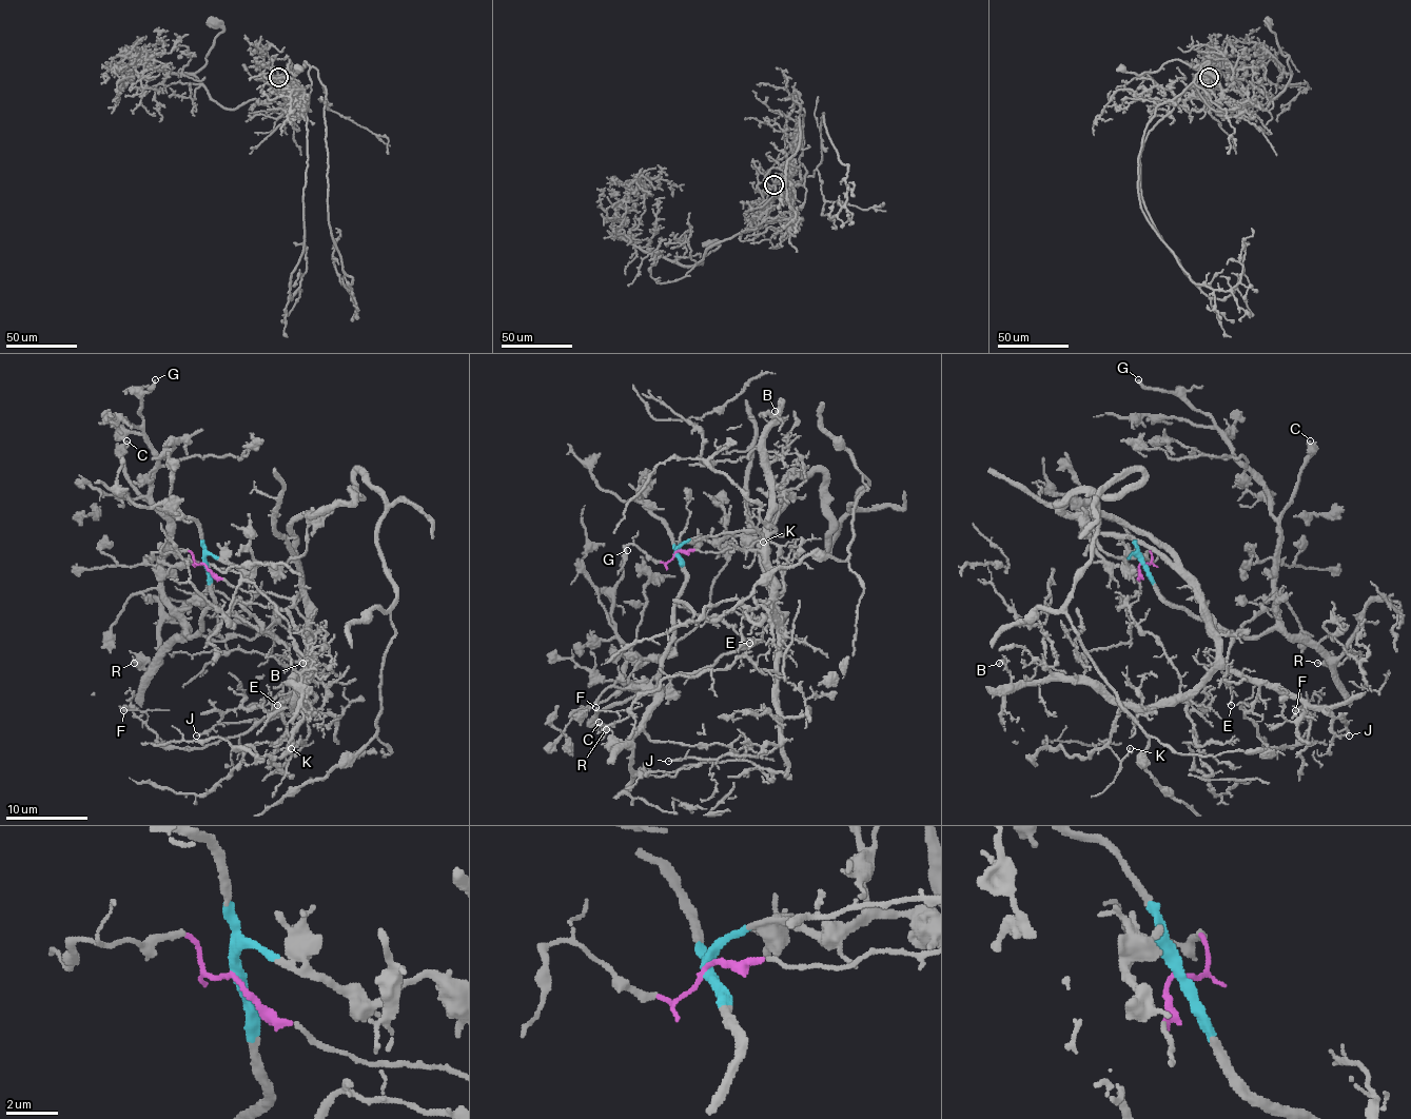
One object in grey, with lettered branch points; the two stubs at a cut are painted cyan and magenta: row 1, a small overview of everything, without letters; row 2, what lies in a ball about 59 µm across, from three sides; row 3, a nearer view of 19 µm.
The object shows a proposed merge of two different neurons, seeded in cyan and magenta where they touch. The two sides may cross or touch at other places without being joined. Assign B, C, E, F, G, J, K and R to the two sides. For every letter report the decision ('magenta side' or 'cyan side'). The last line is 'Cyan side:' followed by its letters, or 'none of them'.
B: magenta side
C: cyan side
E: magenta side
F: magenta side
G: cyan side
J: magenta side
K: magenta side
R: cyan side
Cyan side: C, G, R

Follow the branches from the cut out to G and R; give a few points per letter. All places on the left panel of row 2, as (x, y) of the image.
G: (203, 563), (213, 602), (191, 636), (162, 586), (169, 523), (152, 499), (156, 456), (139, 416), (154, 379)
R: (203, 563), (213, 602), (203, 612), (203, 625), (191, 636), (184, 628), (180, 636), (152, 660), (134, 663)

